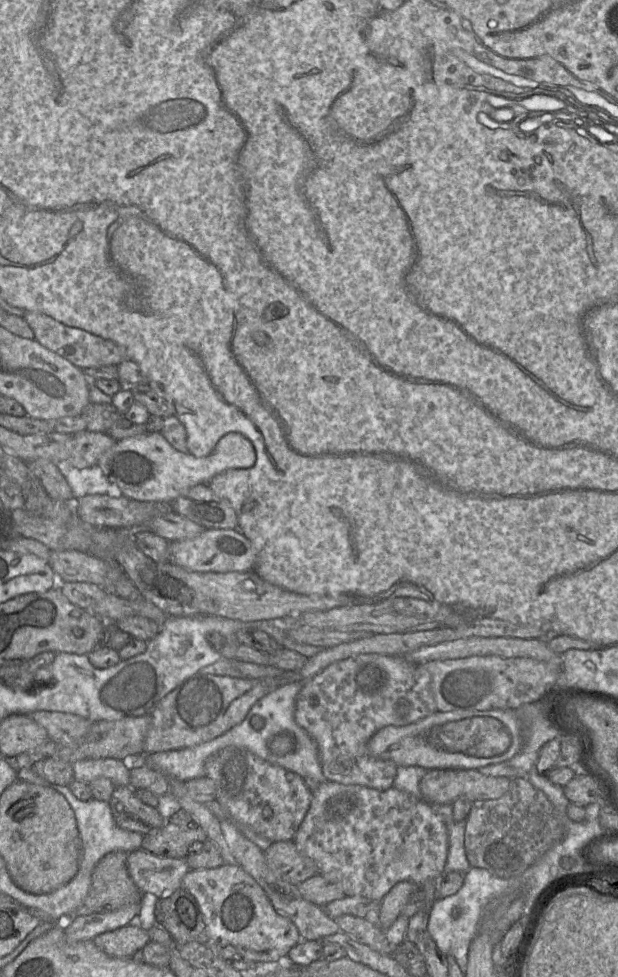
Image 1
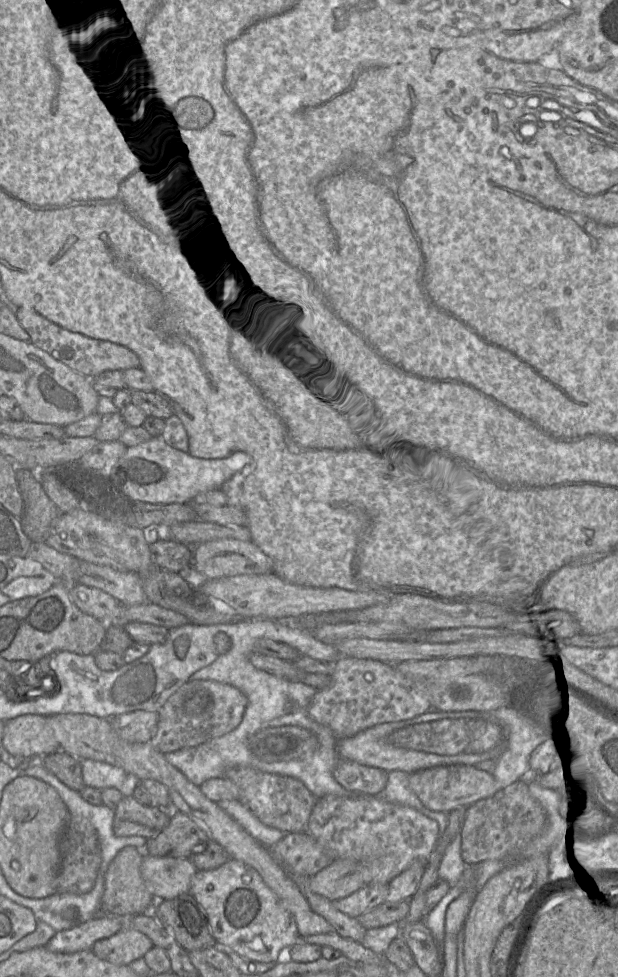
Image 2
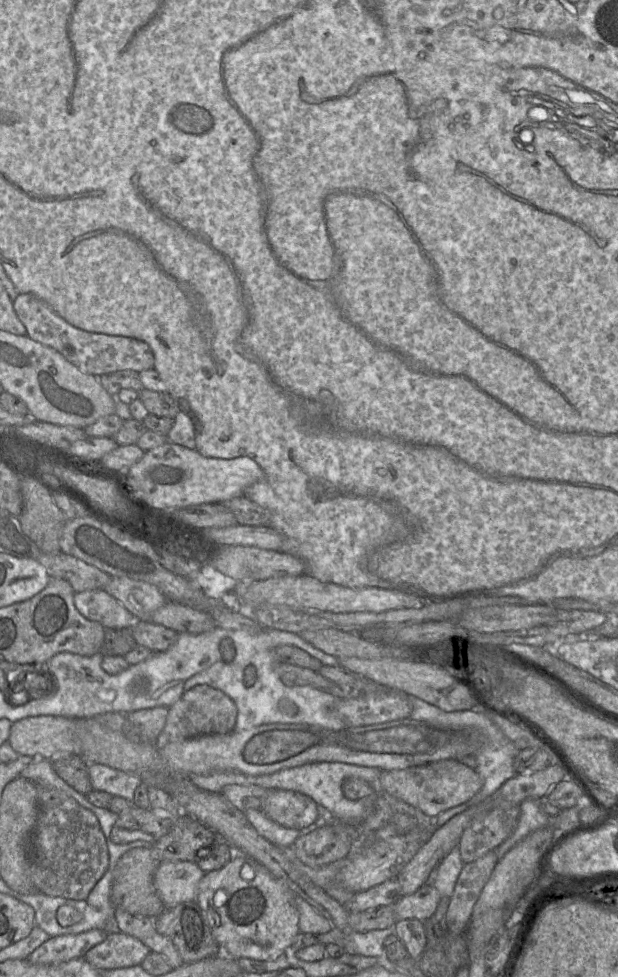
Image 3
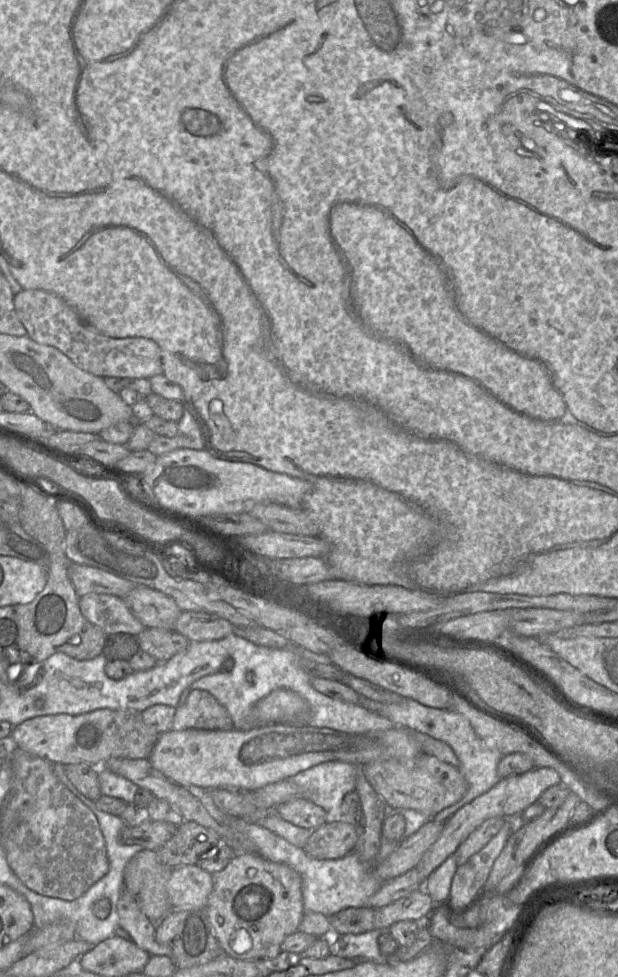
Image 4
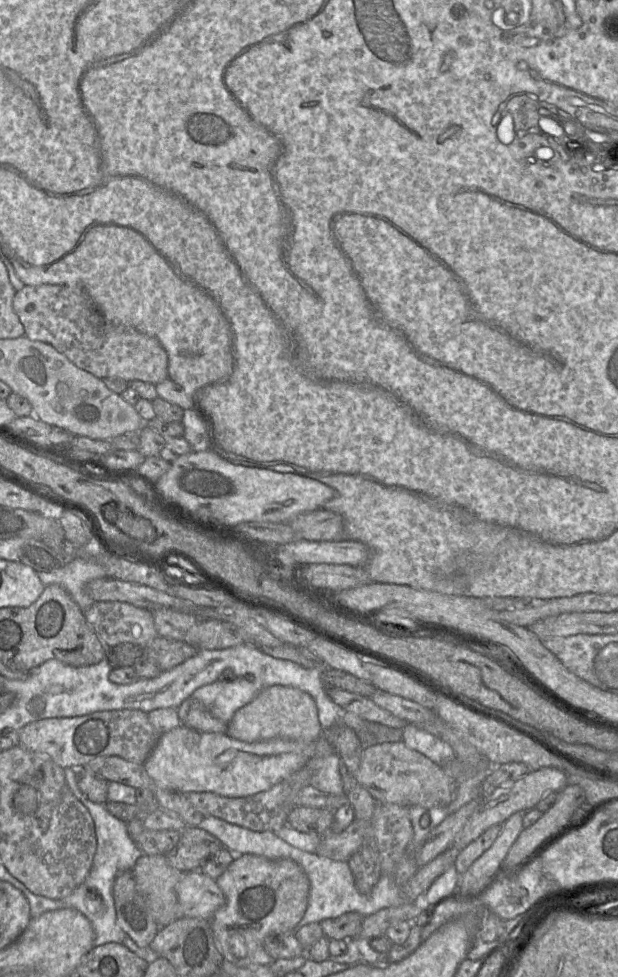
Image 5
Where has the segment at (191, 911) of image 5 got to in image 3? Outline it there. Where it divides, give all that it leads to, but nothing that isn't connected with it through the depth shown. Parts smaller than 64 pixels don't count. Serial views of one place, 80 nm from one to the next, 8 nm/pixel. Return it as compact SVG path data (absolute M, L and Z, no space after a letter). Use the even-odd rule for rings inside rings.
M162 861L154 873L154 885L166 907L196 901L204 871L193 861Z

